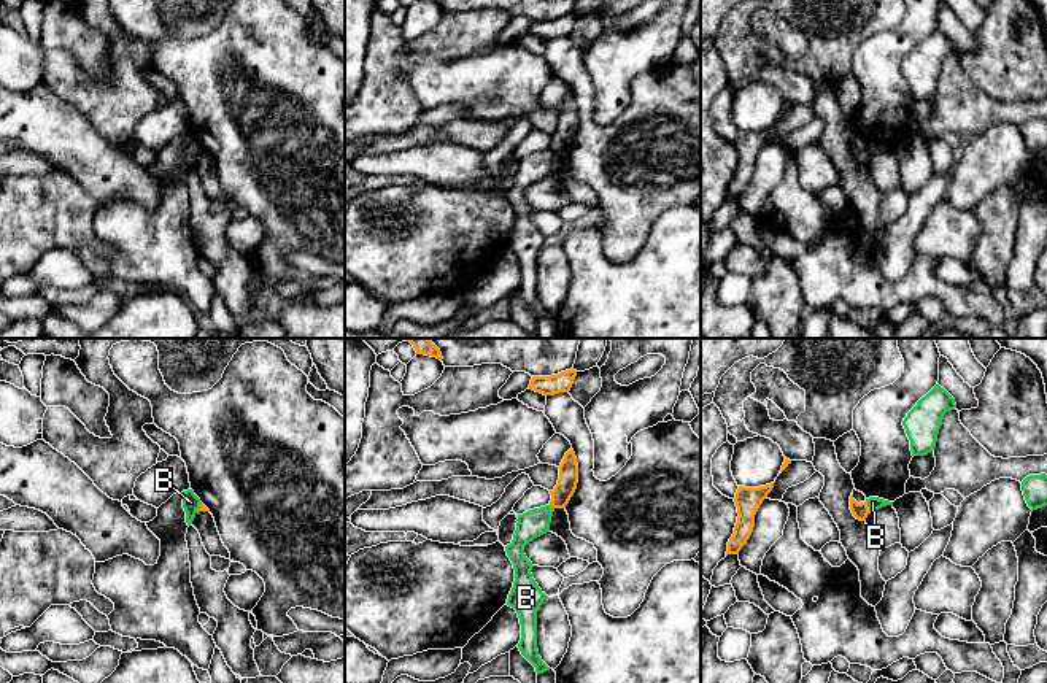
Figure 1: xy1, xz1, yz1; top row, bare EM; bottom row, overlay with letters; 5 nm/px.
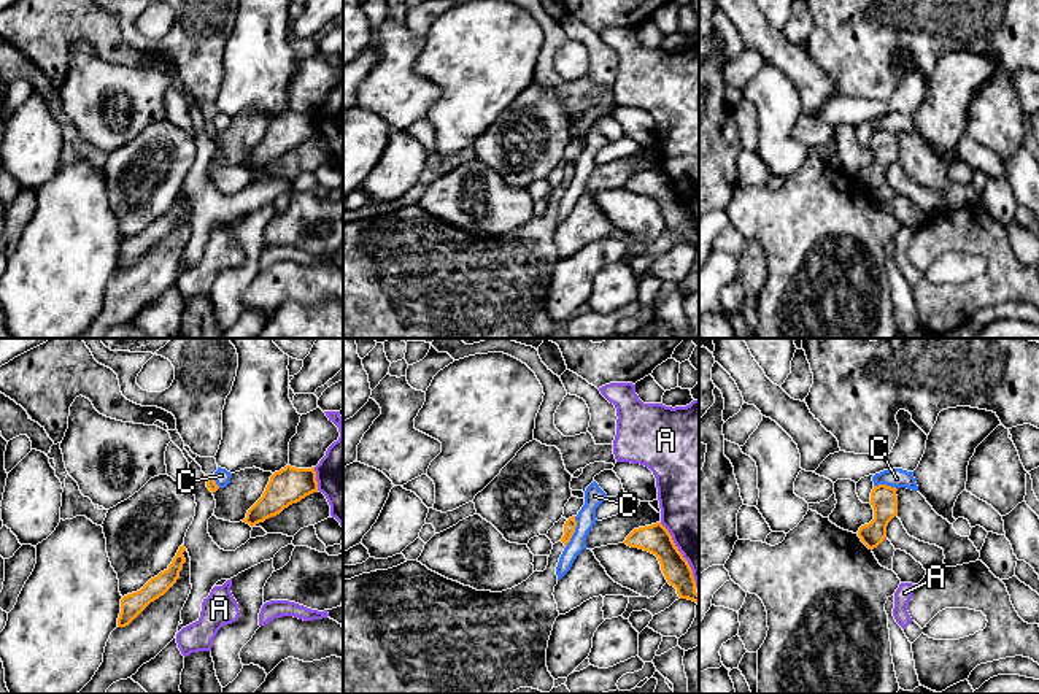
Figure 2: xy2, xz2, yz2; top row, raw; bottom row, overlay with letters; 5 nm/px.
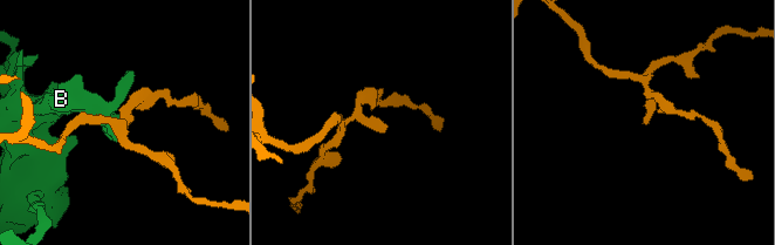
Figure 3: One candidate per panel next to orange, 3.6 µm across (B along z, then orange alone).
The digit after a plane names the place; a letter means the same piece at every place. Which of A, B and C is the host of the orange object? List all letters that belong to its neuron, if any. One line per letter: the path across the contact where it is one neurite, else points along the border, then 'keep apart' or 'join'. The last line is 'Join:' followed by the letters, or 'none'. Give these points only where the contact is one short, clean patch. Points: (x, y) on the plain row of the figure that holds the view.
A: keep apart
B: along yz1 (866, 145), (871, 154) | keep apart
C: along xz2 (575, 161), (575, 175), (566, 191) | keep apart
Join: none

